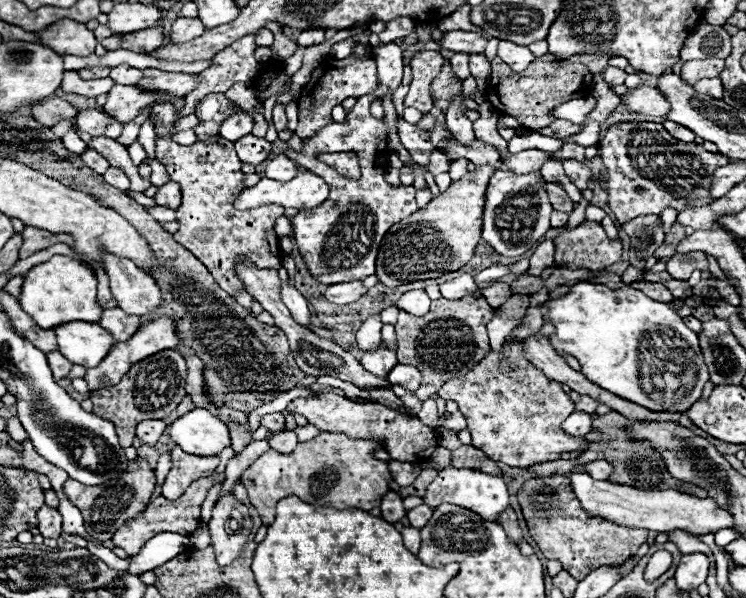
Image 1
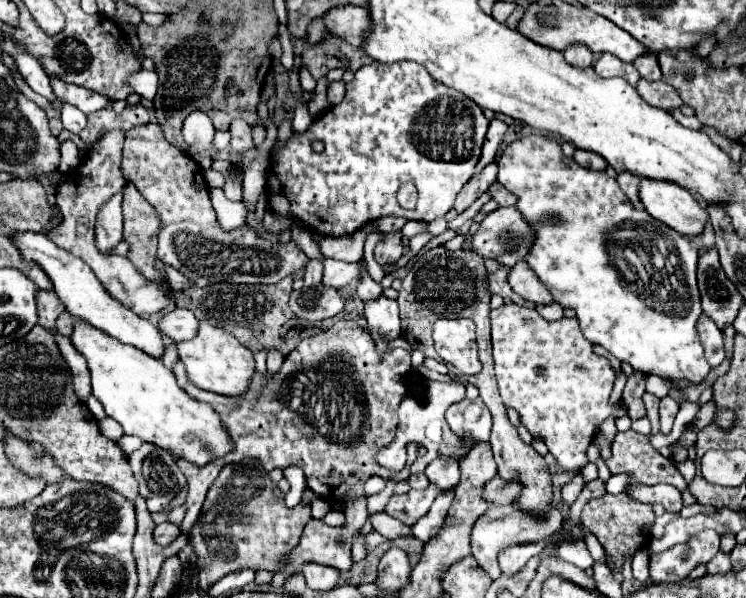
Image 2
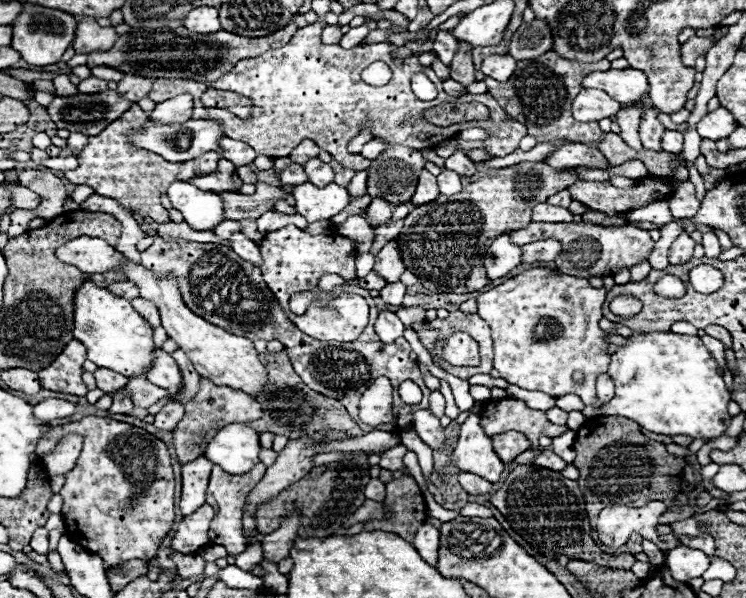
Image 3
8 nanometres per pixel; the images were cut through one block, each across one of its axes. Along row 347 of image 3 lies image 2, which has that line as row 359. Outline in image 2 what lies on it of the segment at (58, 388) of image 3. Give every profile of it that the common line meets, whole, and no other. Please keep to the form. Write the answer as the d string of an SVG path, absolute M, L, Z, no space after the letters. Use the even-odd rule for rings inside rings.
M58 336L56 342L58 342L60 352L66 358L72 374L74 374L74 390L76 390L76 396L80 398L80 402L86 402L86 398L92 394L92 390L90 390L90 372L88 372L86 360L80 358L80 354L74 350L74 346L68 342L66 336Z

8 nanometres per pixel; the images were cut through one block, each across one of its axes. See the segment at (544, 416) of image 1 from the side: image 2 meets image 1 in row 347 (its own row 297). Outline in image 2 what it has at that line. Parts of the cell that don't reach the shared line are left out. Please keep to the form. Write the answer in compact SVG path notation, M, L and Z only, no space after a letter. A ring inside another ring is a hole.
M502 266L496 274L488 274L490 292L492 292L492 294L498 294L498 296L502 296L502 298L512 298L512 302L516 302L516 304L526 304L518 294L512 292L512 288L508 286L506 276L508 276L508 268L504 268L504 266Z

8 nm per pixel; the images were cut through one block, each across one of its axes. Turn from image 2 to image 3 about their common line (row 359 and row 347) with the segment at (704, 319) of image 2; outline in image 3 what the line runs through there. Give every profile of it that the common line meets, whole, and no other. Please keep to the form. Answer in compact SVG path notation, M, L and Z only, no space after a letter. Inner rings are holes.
M704 336L702 342L704 342L704 346L708 346L708 350L710 350L710 354L714 356L716 364L718 364L720 368L726 368L726 360L724 360L724 344L722 344L720 340L712 338L712 336Z

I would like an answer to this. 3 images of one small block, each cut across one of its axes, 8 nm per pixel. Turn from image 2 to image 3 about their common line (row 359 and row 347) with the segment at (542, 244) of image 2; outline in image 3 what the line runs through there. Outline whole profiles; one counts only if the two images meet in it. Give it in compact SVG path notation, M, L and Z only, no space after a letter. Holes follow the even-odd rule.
M634 332L624 346L610 354L608 376L616 384L614 398L603 406L586 405L582 410L585 416L624 416L654 434L684 434L692 438L716 438L728 426L730 392L718 374L712 354L698 336Z

